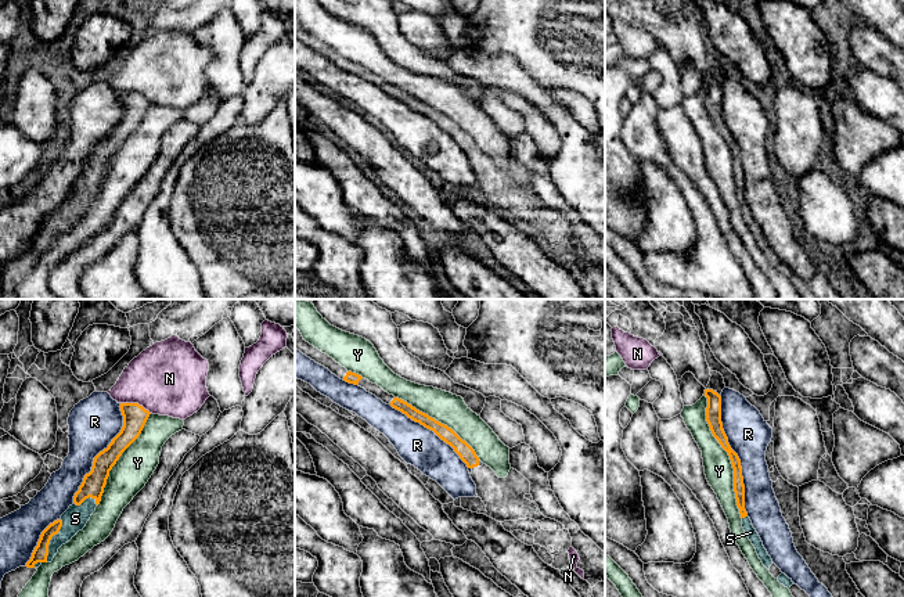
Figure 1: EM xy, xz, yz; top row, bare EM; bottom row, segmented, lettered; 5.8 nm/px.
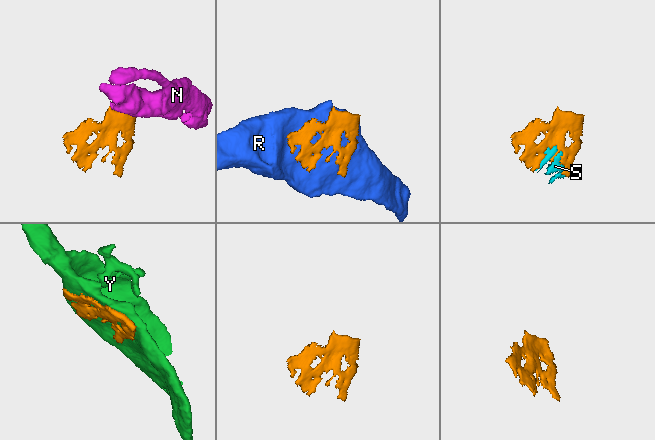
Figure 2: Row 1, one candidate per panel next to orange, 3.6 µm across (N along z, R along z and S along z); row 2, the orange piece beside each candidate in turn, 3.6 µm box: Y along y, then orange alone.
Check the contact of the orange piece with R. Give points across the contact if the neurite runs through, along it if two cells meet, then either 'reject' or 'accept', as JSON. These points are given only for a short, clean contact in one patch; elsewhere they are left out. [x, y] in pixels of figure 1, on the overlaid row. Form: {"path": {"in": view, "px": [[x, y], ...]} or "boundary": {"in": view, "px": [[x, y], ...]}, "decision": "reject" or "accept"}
{"decision": "reject"}

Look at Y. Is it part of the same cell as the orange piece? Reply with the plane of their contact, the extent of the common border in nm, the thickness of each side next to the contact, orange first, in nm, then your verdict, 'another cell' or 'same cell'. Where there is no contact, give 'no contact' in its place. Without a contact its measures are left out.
meets orange in yz; contact 750 nm long; 90 nm thick on the orange side, 170 nm on the other; another cell

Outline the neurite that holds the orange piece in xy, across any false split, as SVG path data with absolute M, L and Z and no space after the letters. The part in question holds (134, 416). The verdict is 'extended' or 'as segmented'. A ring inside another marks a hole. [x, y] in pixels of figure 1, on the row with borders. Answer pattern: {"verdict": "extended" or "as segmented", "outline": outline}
{"verdict": "extended", "outline": "M120 403L119 407L123 416L120 432L107 449L94 457L91 471L84 475L79 490L73 496L73 504L69 506L60 519L50 524L42 532L26 565L4 575L0 597L18 597L37 568L43 562L51 562L58 549L82 531L96 511L96 507L101 501L109 471L122 453L140 436L151 414L138 403Z"}

